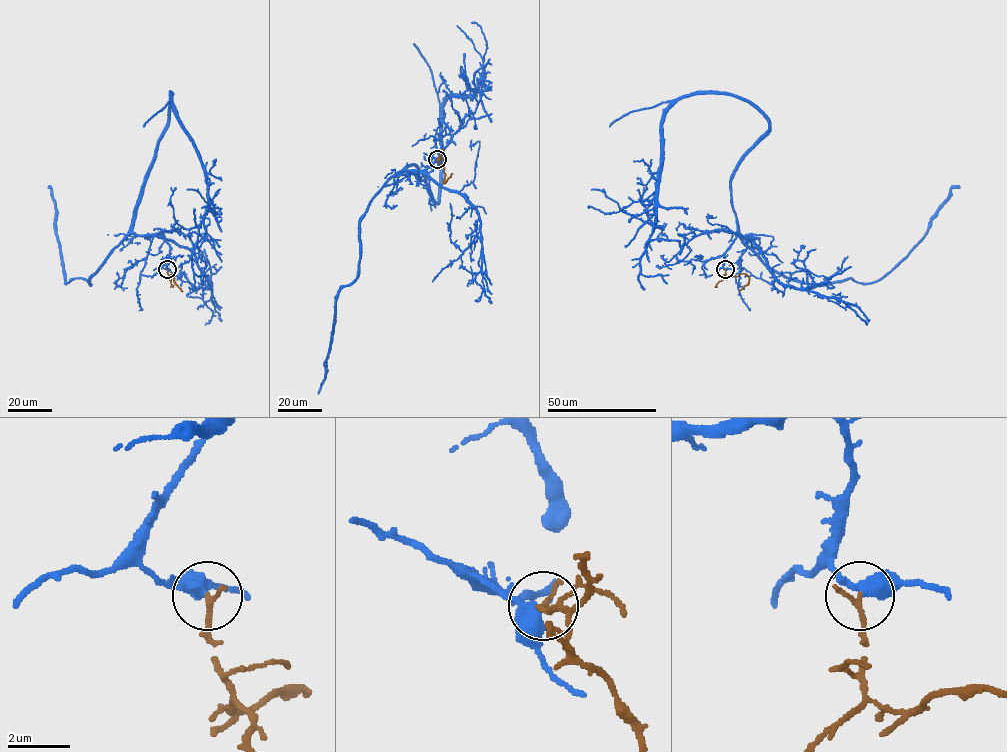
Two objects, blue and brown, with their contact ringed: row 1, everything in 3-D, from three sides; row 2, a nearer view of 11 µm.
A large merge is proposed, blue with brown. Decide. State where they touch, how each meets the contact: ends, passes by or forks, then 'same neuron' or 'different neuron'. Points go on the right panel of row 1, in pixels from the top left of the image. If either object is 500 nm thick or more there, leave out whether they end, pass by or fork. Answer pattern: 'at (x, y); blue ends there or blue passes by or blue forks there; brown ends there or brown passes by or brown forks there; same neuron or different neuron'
at (725, 269); blue passes by; brown ends there; same neuron

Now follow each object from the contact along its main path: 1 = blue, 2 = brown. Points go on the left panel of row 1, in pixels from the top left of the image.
1: (167, 269), (170, 245), (136, 235), (132, 218), (172, 93), (207, 184), (191, 257), (202, 283)
2: (167, 269), (168, 277), (175, 274), (173, 282), (182, 291)

